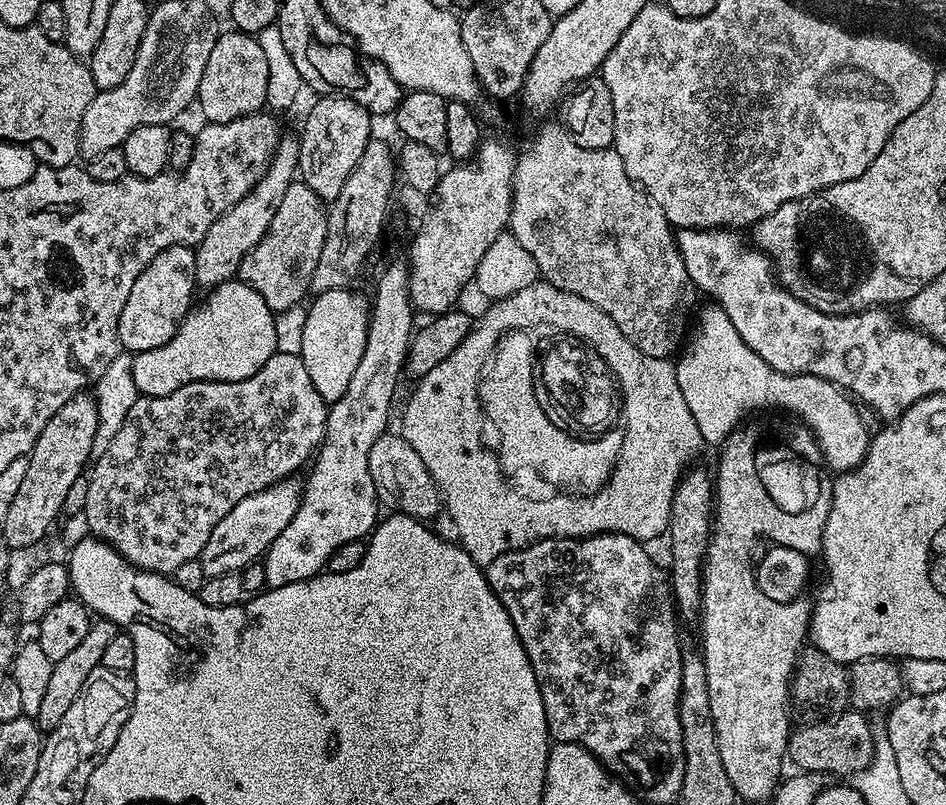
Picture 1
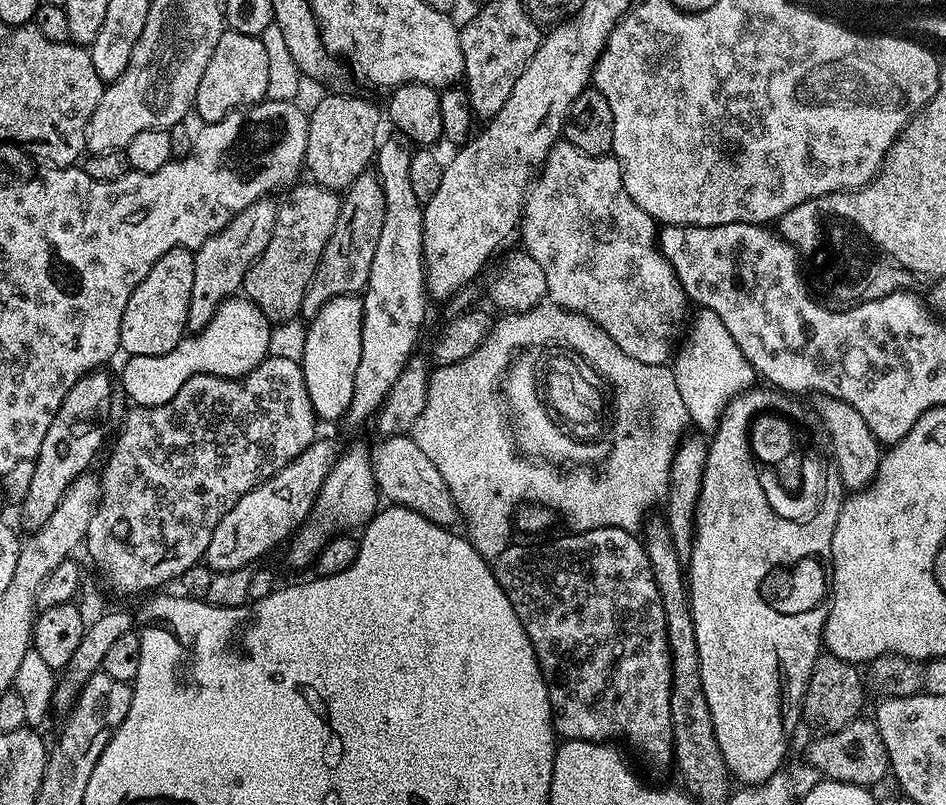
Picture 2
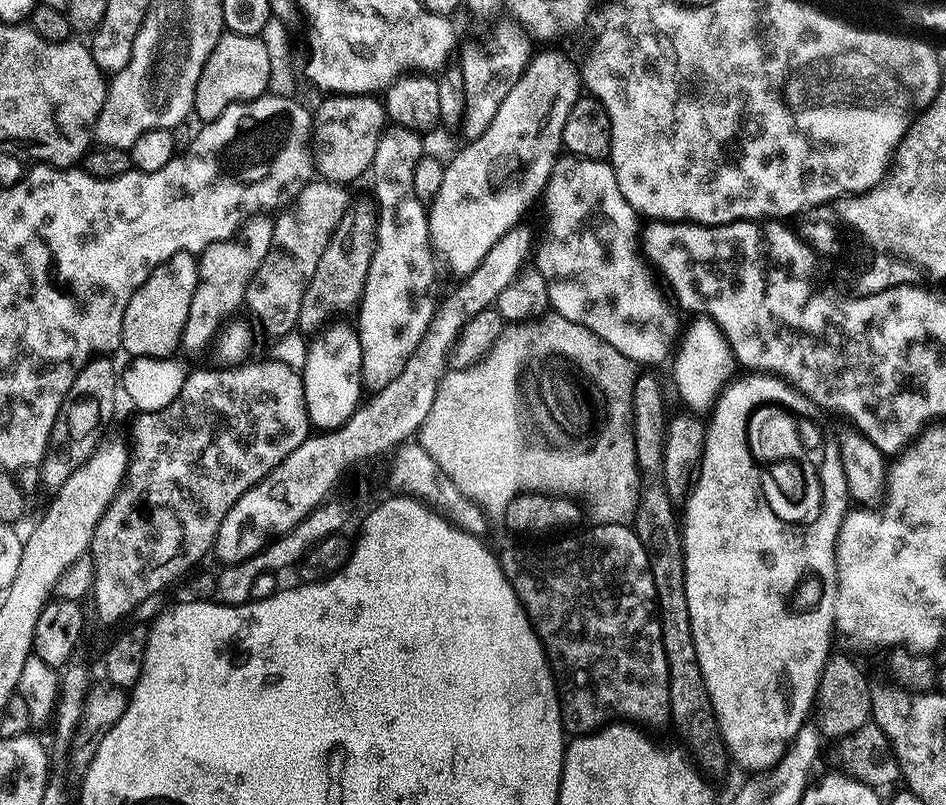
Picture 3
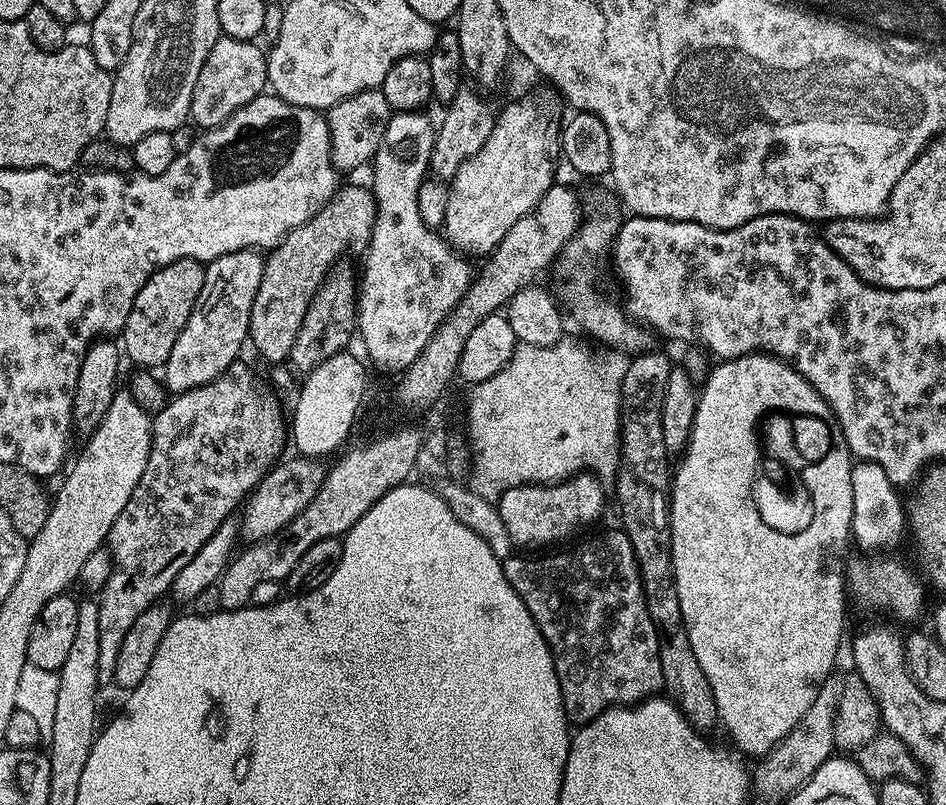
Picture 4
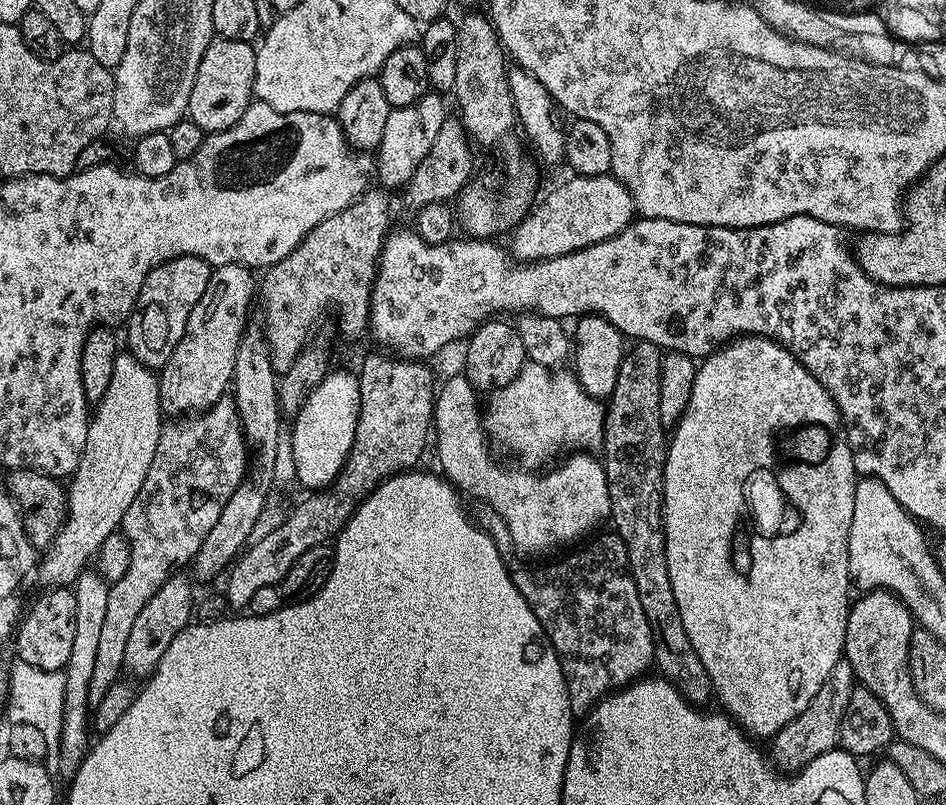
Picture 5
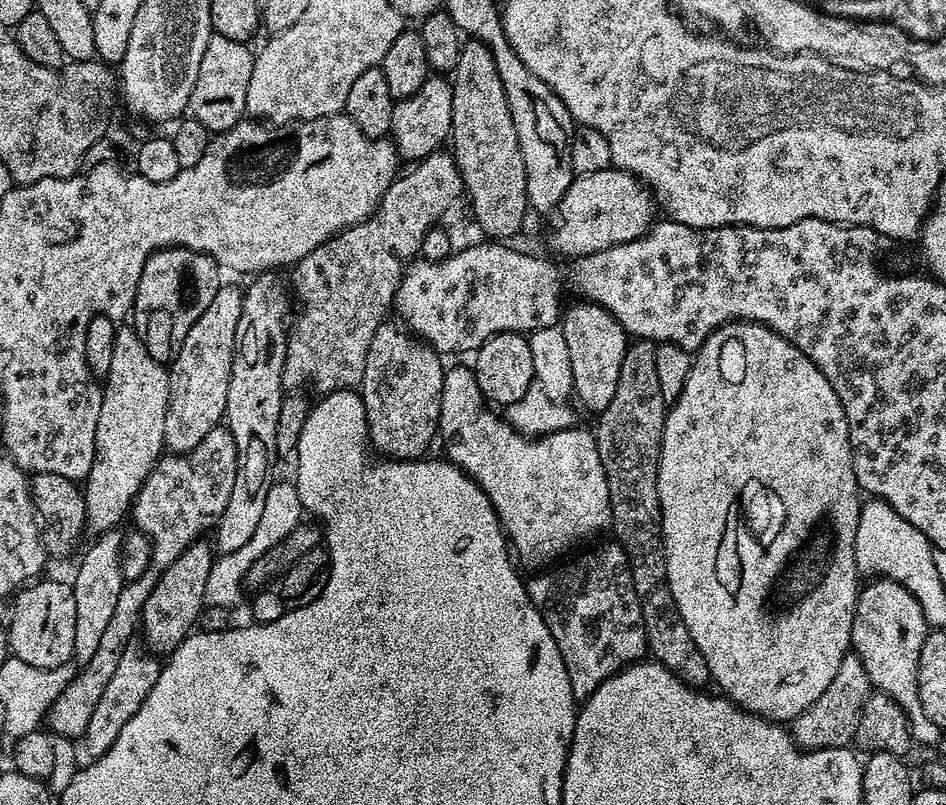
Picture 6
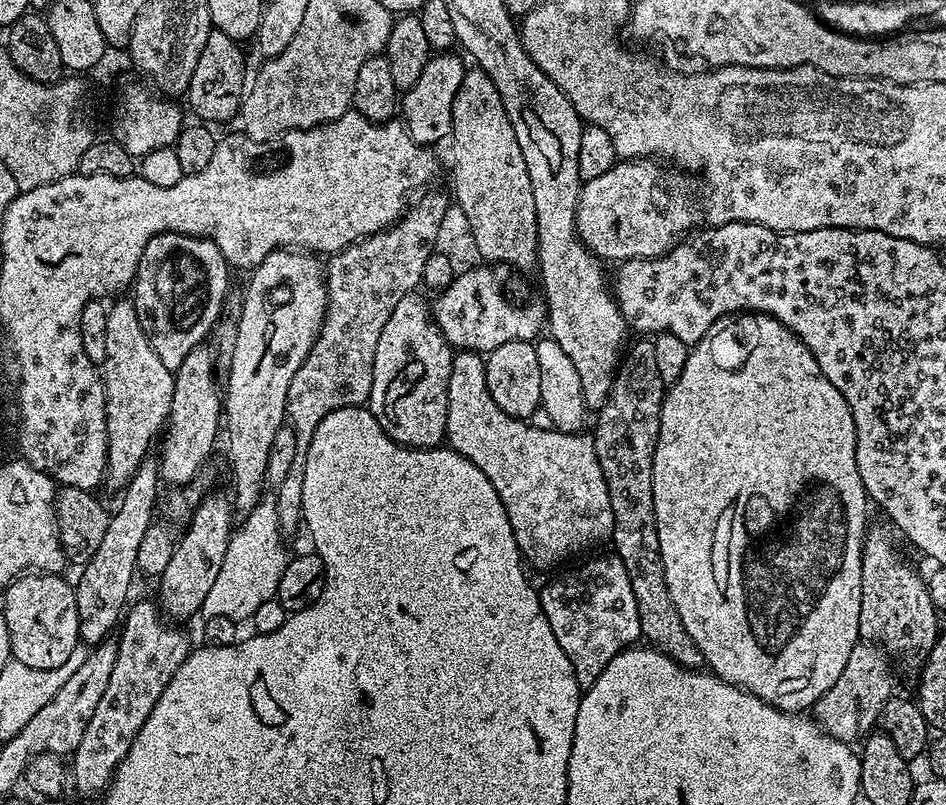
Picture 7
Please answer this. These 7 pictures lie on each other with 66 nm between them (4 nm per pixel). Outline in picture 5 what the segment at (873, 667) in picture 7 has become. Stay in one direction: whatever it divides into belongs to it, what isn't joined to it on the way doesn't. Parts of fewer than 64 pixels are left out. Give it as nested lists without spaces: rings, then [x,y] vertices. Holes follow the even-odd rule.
[[[842,658],[834,666],[834,670],[826,674],[826,682],[822,682],[818,694],[810,698],[810,706],[806,706],[806,710],[802,710],[798,718],[786,722],[786,726],[782,726],[782,730],[778,730],[776,735],[771,737],[770,760],[781,773],[795,774],[810,762],[814,762],[814,758],[833,751],[839,745],[842,718],[846,714],[850,694],[856,687],[858,687],[856,676],[848,661]]]

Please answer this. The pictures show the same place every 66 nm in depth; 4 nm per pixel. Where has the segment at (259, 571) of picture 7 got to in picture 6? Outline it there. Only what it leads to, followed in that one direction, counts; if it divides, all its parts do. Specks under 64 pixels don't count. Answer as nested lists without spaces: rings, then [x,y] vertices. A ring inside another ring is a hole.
[[[291,479],[278,480],[268,485],[266,510],[262,510],[262,518],[258,521],[258,530],[254,530],[250,542],[246,542],[246,546],[241,546],[238,550],[225,552],[213,559],[210,578],[206,578],[205,605],[235,609],[236,603],[244,596],[250,566],[254,566],[254,562],[258,558],[262,558],[271,548],[276,547],[285,536],[291,534],[293,529],[302,522],[305,510],[300,505],[295,483]]]

